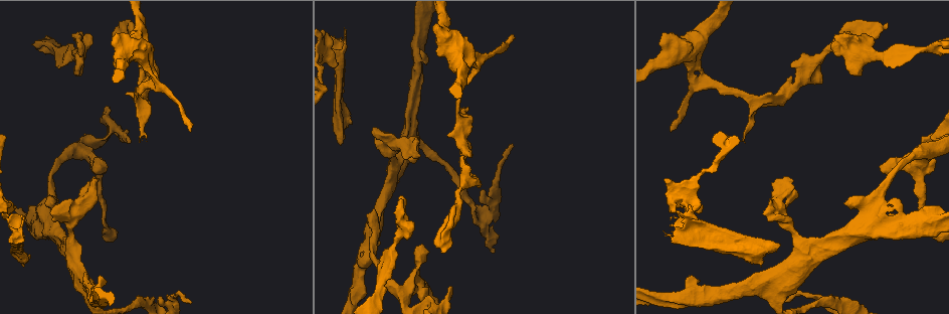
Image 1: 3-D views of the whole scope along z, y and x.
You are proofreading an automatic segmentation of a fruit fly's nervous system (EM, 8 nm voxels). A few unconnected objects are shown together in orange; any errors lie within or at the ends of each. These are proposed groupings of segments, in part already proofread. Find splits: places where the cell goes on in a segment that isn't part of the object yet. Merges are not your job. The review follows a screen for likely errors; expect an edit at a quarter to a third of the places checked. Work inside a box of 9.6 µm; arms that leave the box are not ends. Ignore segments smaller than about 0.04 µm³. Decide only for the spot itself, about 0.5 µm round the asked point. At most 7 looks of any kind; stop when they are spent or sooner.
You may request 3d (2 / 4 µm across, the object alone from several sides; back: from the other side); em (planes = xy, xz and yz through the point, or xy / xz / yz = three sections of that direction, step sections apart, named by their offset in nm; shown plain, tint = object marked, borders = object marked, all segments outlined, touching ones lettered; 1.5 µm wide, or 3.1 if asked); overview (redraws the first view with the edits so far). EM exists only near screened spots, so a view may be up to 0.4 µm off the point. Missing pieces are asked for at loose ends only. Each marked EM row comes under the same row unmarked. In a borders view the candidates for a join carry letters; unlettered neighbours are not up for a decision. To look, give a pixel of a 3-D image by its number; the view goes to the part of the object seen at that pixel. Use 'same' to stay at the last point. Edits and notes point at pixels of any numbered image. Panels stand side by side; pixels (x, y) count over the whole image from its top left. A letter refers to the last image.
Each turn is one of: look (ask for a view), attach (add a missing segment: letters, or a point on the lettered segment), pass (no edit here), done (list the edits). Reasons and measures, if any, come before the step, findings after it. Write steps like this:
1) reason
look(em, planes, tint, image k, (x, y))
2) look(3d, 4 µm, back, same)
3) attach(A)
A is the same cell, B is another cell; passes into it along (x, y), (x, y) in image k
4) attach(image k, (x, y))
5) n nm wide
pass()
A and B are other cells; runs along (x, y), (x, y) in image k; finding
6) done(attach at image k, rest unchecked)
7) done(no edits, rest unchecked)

free end
look(3d, 4 µm, image 1, (147, 136))

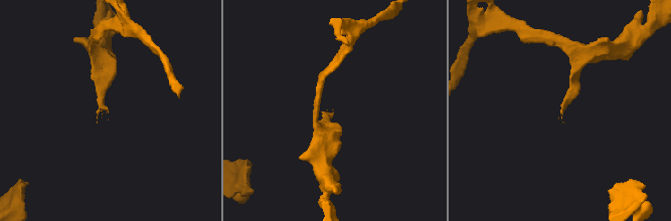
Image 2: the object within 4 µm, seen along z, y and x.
shape alone is not enough
look(em, yz, step 8, tint, image 2, (107, 112))

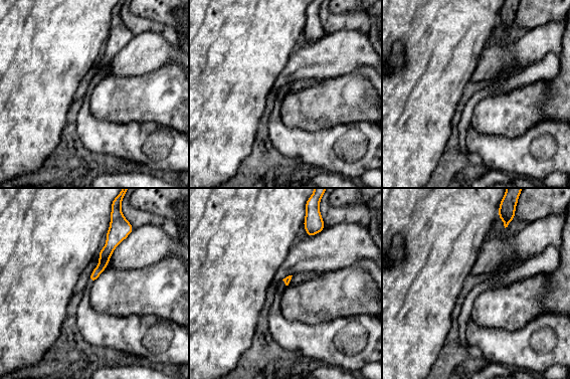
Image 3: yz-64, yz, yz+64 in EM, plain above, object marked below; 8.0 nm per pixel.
cut it another way
look(em, planes, borders, same)

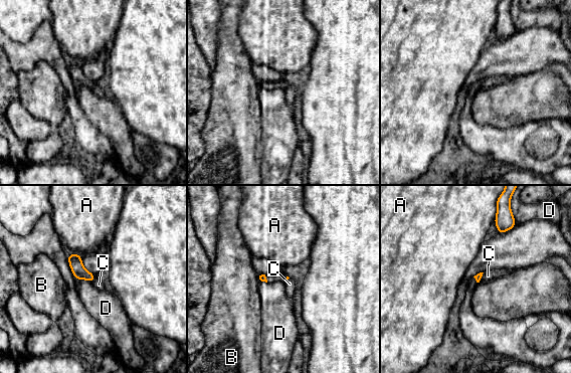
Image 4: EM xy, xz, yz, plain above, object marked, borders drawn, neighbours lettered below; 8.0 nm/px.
pass()
A, B, C and D are other cells; border along (67, 253), (72, 274), (91, 283) in image 4; none of them fits

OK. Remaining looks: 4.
free end
look(em, xz, step 4, borders, image 1, (341, 143))

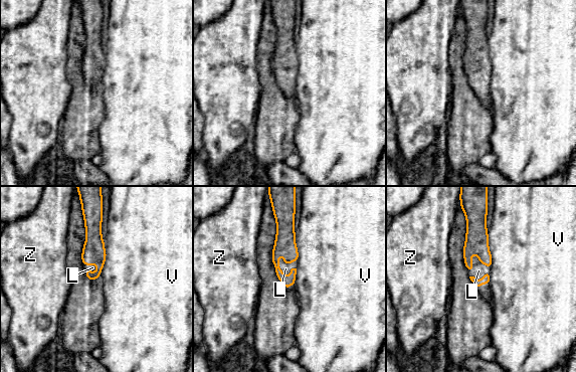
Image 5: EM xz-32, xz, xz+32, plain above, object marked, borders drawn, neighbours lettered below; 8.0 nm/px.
look(em, planes, borders, same)

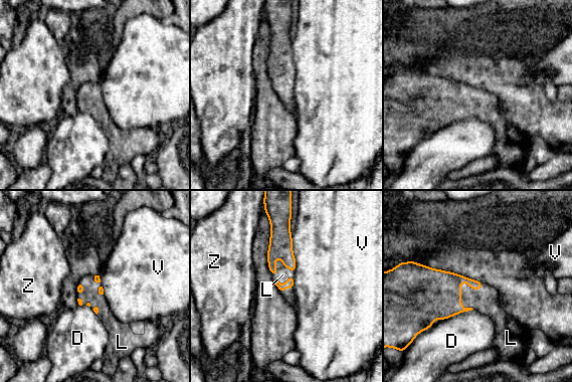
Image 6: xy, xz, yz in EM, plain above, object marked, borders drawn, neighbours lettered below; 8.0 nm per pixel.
attach(L)
L is the same cell, D, V and Z are other cells; passes into it along (432, 294), (460, 281), (485, 301) in image 6; the cell continues

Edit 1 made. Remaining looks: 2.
an open end
look(em, planes, borders, image 1, (672, 239))

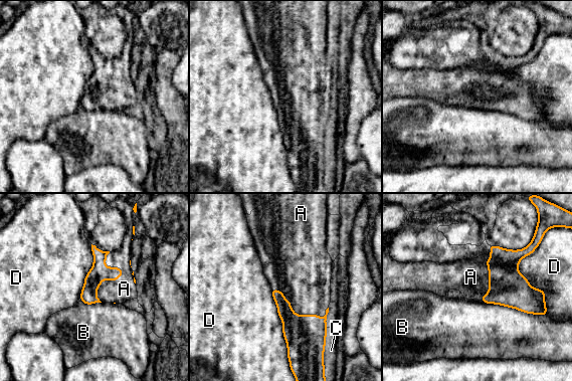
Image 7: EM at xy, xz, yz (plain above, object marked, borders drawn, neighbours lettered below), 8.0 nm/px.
attach(A)
A is the same cell, B, C and D are other cells; it goes on there

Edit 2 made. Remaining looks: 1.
done(attach at image 6, attach at image 7, rest unchecked)

